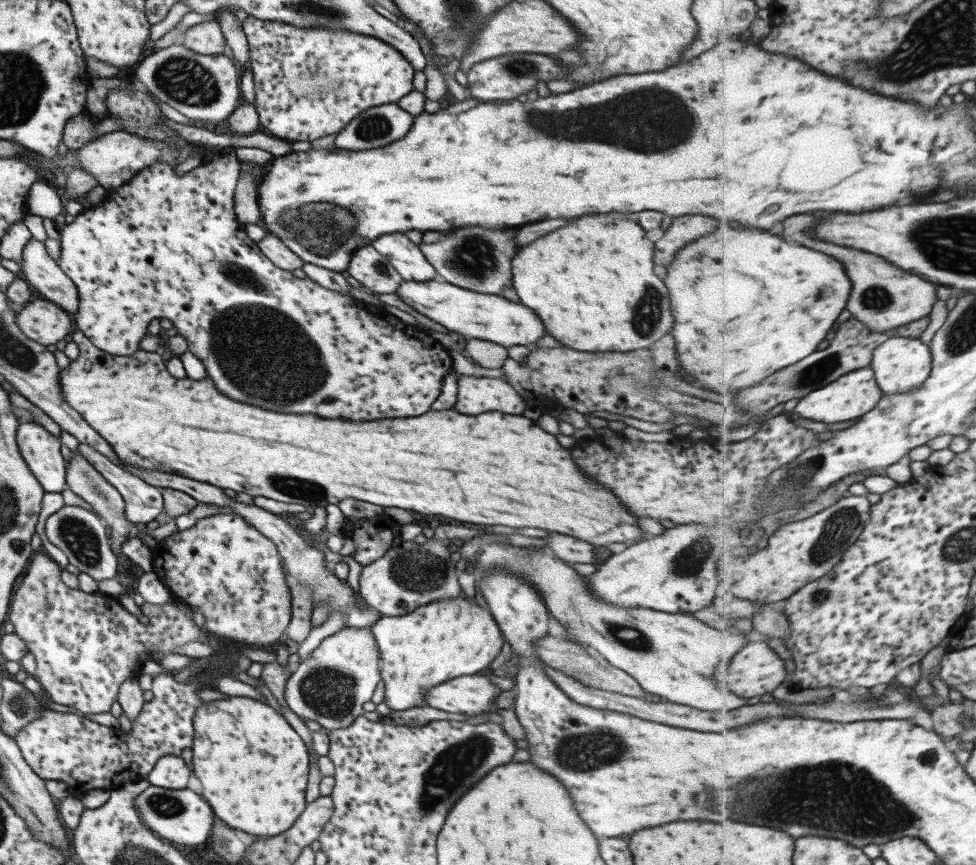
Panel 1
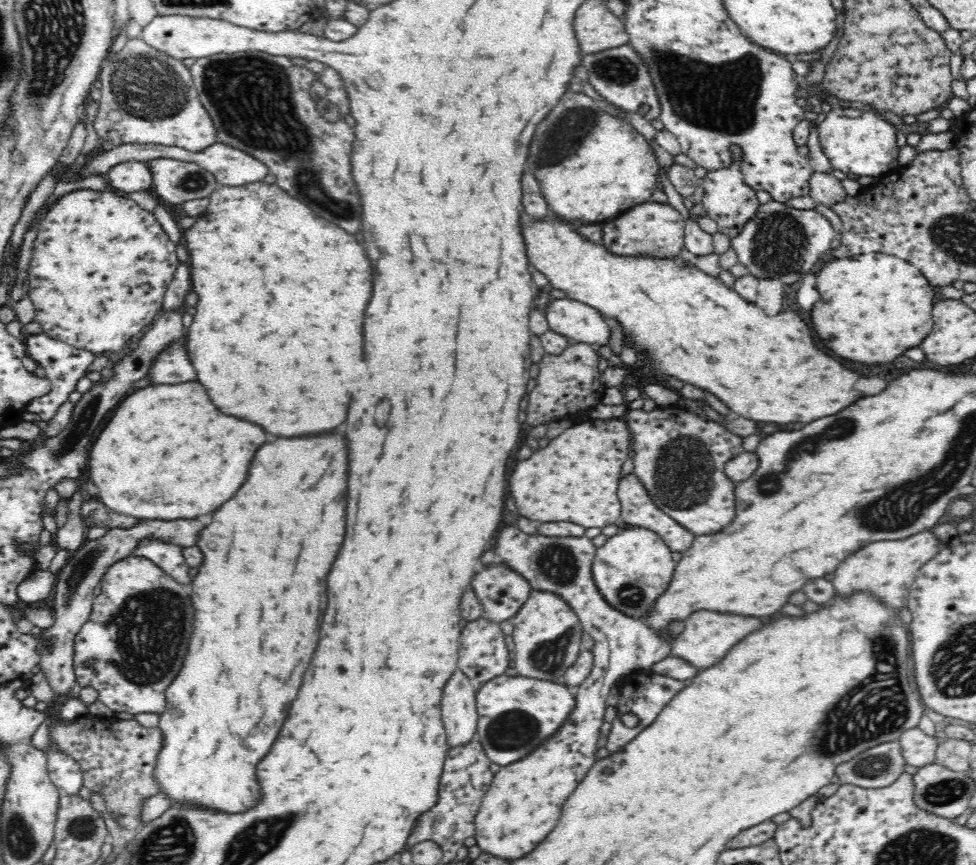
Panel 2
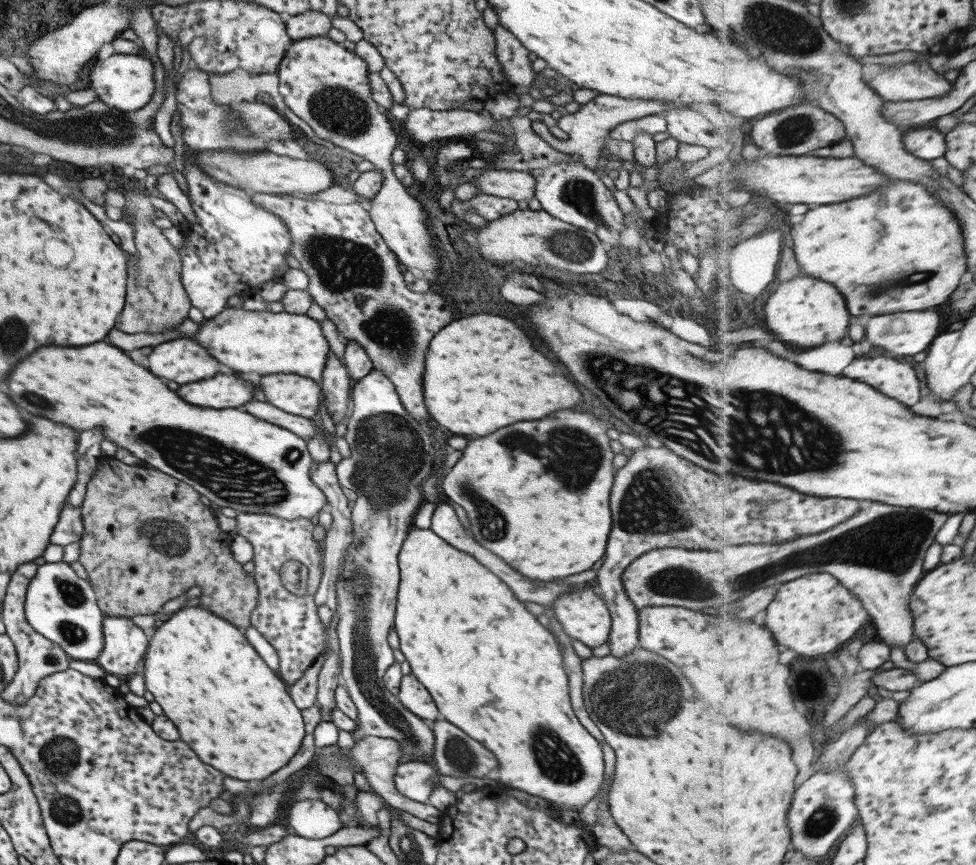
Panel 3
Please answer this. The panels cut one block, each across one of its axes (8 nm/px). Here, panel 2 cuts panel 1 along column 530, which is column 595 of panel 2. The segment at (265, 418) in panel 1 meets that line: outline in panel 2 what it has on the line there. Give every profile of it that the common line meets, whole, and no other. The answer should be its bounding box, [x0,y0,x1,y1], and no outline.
[510,418,630,528]

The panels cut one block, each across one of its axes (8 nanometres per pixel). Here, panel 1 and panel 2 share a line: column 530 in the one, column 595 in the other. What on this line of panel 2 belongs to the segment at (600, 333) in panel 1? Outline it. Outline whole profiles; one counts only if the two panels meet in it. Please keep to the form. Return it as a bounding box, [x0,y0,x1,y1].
[522,218,862,424]

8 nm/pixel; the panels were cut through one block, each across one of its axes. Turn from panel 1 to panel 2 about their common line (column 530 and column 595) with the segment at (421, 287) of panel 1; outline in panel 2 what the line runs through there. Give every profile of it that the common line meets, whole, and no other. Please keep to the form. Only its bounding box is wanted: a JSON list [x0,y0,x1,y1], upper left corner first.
[542,298,610,348]

